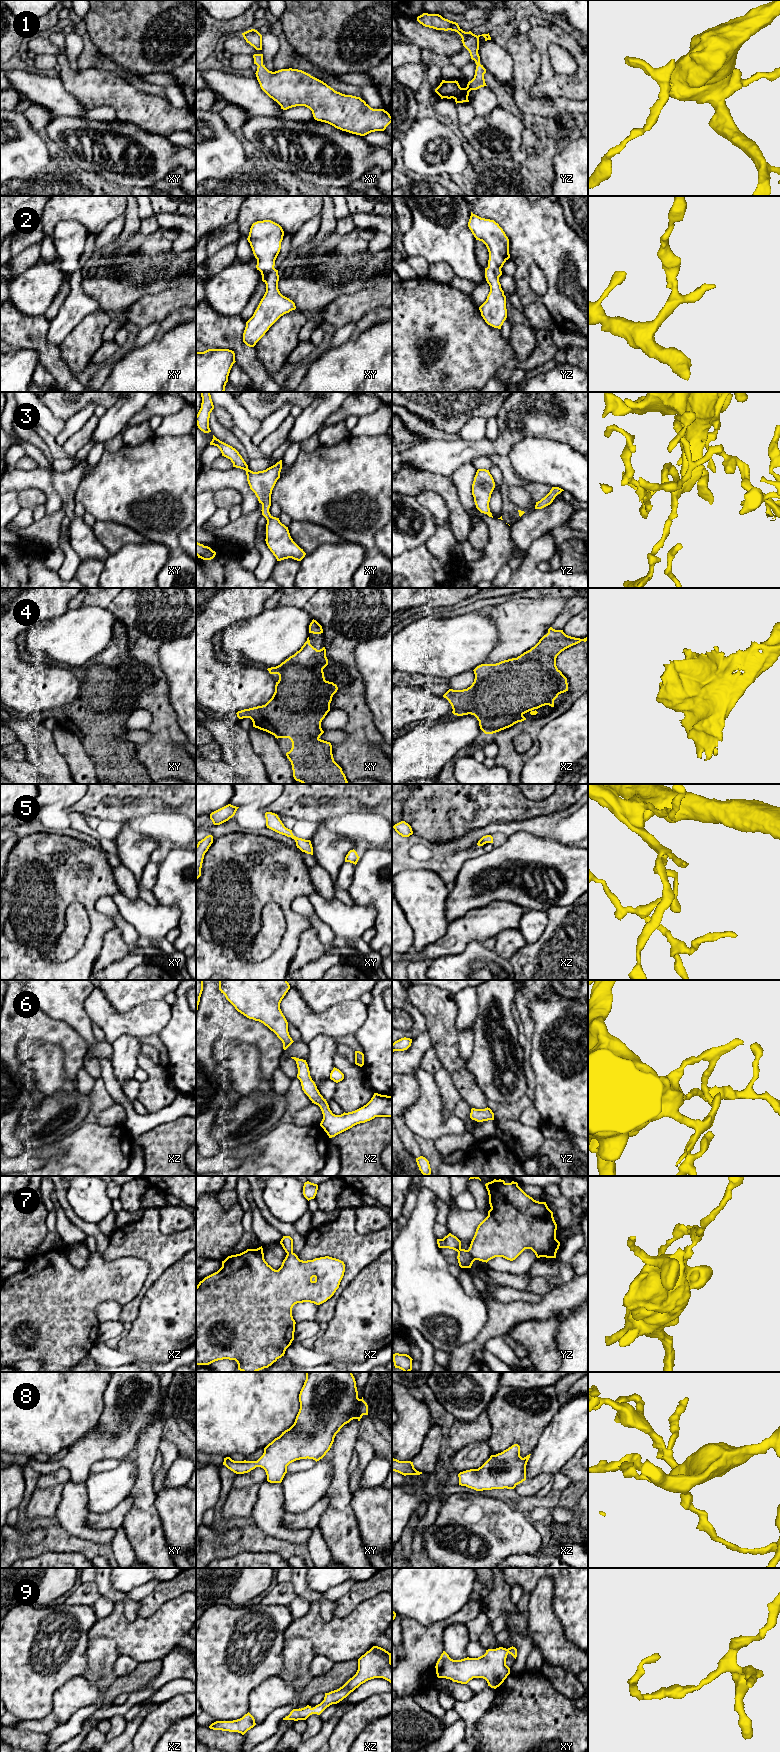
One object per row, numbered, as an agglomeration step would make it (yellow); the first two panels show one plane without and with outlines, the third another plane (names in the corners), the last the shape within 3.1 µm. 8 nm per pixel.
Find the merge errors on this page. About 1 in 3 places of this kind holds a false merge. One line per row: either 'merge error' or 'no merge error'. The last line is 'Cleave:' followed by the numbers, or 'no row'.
1: no merge error
2: no merge error
3: no merge error
4: no merge error
5: no merge error
6: no merge error
7: merge error
8: no merge error
9: no merge error
Cleave: 7

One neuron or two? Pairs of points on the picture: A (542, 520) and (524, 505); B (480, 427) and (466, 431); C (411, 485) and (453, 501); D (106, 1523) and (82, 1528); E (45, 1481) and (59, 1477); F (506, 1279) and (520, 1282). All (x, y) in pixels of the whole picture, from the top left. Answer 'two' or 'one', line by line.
A: two
B: one
C: one
D: two
E: one
F: one

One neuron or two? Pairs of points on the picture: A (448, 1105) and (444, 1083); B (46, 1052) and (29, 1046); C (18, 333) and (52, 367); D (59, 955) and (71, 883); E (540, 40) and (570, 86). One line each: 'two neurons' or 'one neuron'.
A: one neuron
B: one neuron
C: one neuron
D: two neurons
E: one neuron

